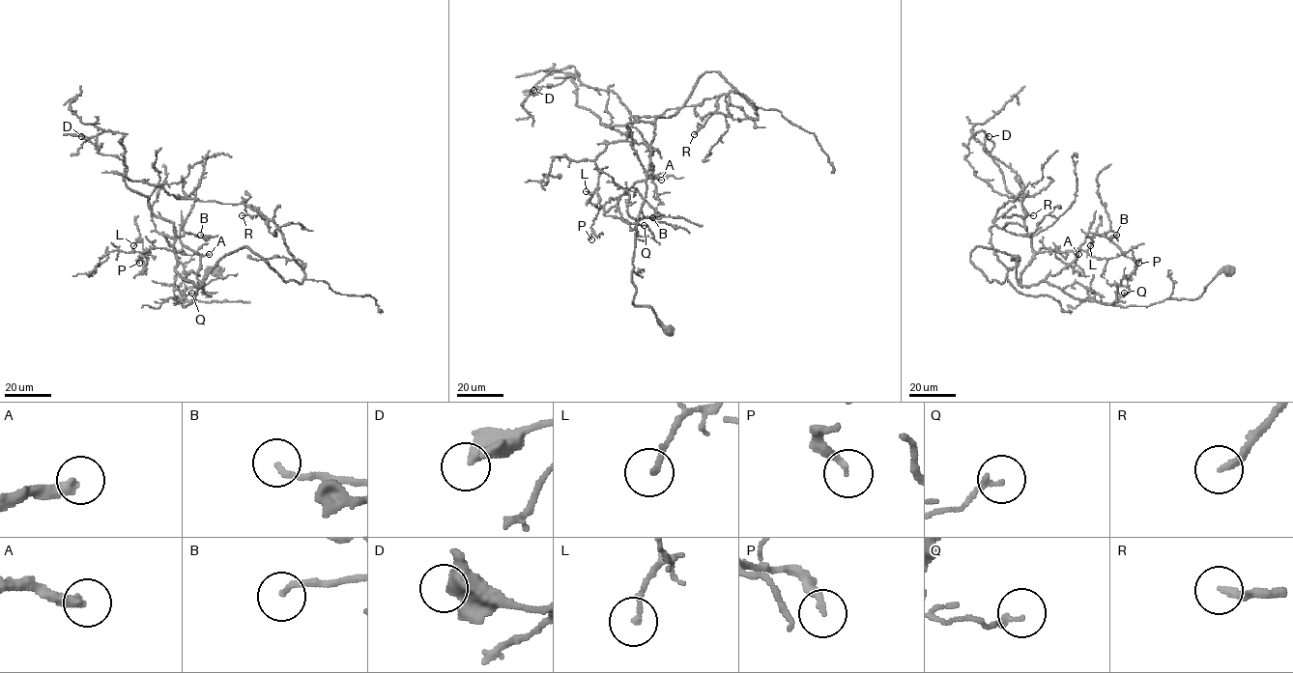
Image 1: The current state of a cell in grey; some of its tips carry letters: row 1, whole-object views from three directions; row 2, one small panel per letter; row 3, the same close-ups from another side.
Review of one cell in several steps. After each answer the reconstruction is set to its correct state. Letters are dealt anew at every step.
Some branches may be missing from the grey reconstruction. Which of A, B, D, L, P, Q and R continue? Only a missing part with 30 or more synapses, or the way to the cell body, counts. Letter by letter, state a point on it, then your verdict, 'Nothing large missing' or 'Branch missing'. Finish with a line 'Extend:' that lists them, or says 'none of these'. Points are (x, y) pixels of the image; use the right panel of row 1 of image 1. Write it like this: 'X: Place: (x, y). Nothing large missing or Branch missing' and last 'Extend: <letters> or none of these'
A: Place: (1078, 254). Branch missing
B: Place: (1116, 235). Nothing large missing
D: Place: (989, 136). Nothing large missing
L: Place: (1090, 245). Nothing large missing
P: Place: (1138, 263). Nothing large missing
Q: Place: (1124, 293). Nothing large missing
R: Place: (1033, 215). Branch missing
Extend: A, R

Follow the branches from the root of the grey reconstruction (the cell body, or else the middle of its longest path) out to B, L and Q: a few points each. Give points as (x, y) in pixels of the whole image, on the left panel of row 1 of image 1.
B: (215, 269), (181, 293), (182, 306), (196, 294), (200, 257), (180, 238), (208, 236), (200, 235)
L: (215, 269), (181, 293), (185, 307), (202, 285), (176, 270), (173, 251), (143, 252), (139, 238), (133, 245)
Q: (215, 269), (207, 273), (197, 287), (187, 288), (181, 293), (182, 306), (190, 303), (185, 295), (191, 293)

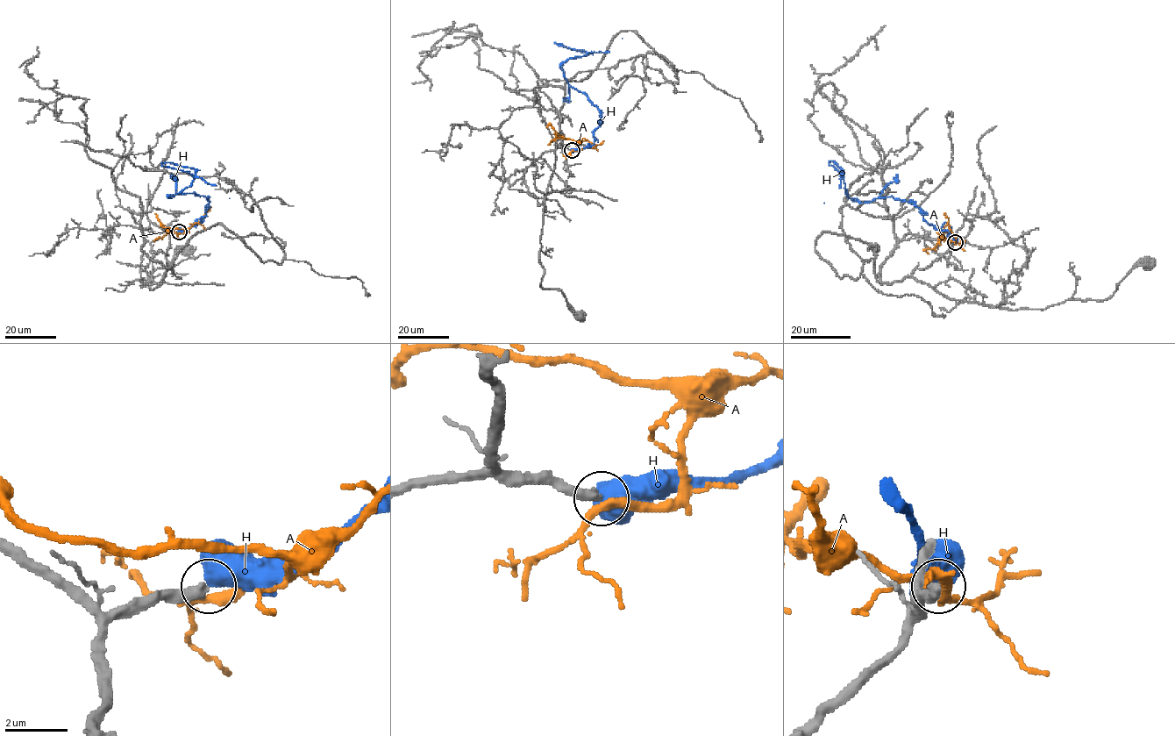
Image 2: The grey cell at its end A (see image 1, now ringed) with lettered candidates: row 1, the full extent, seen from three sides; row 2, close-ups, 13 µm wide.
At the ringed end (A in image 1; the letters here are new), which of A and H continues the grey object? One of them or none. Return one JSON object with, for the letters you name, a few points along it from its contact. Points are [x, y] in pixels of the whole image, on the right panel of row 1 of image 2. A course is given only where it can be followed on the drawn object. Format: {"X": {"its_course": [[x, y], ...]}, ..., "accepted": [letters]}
{"accepted": []}

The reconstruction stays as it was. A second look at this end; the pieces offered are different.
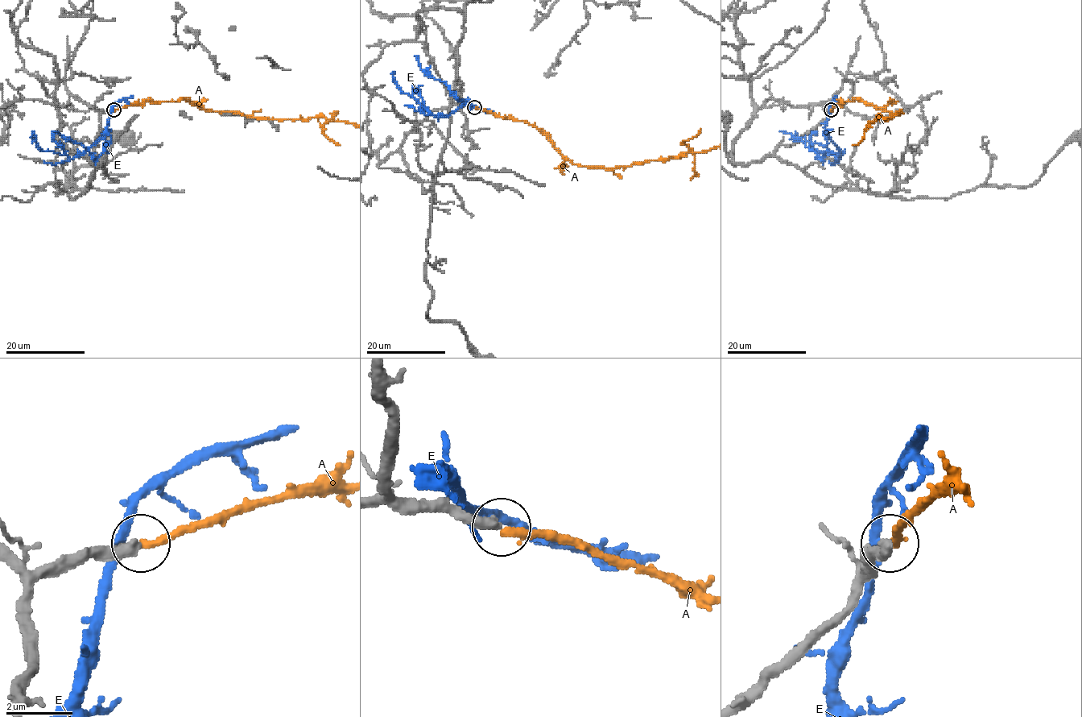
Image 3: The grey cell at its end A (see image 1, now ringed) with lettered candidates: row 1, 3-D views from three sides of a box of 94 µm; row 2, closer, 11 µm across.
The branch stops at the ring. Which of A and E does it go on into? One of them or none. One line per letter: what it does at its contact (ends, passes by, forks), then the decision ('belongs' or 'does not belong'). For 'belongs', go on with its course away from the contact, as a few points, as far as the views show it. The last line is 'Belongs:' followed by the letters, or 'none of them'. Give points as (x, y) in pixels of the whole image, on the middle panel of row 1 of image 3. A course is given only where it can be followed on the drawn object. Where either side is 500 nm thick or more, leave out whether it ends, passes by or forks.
A: it ends there; belongs
E: it passes by; does not belong
Belongs: A

